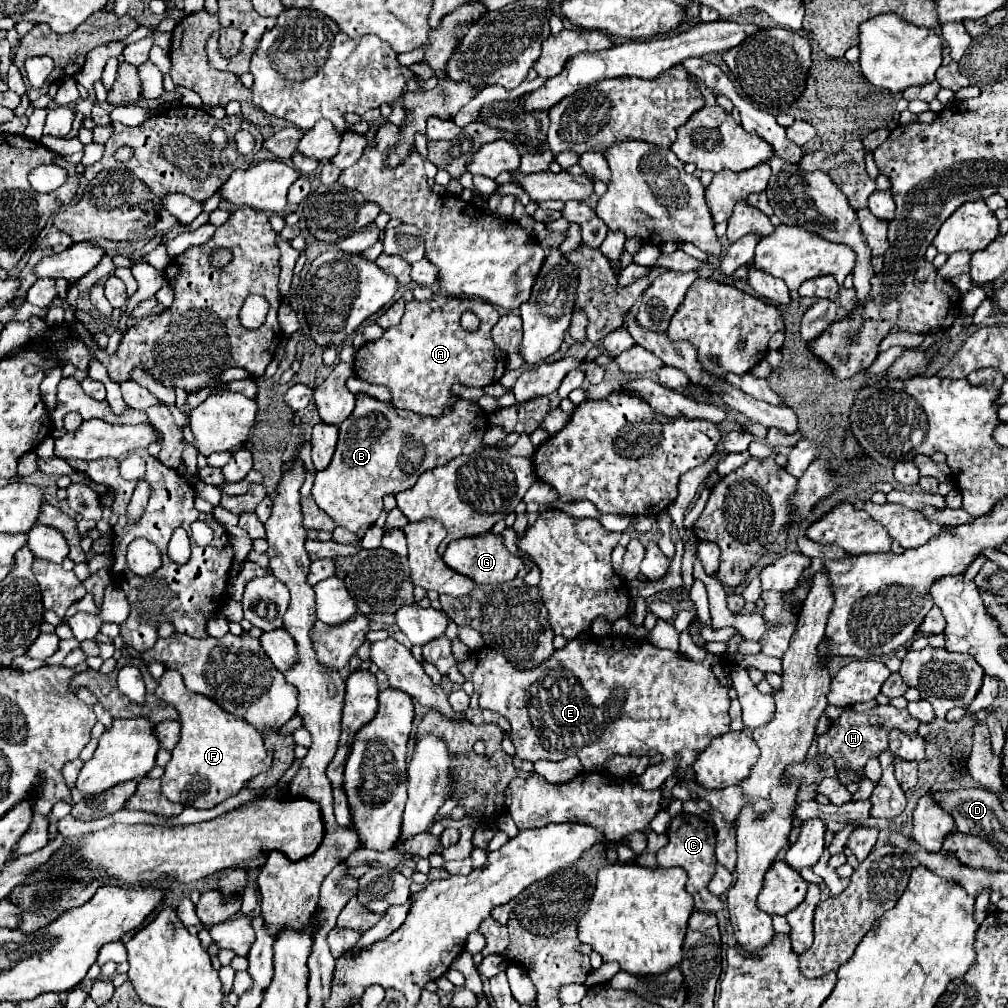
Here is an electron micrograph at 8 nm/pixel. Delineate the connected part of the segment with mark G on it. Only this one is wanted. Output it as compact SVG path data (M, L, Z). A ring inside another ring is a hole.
M485 534L485 536L475 536L475 538L459 538L455 542L449 544L443 562L455 570L457 574L463 574L467 578L471 578L475 584L501 584L507 580L513 580L523 568L525 564L521 562L519 556L513 556L505 544L501 536L495 534Z

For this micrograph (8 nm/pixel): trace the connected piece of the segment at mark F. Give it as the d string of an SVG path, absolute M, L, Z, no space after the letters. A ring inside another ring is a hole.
M165 670L155 694L175 706L181 720L181 740L161 778L161 790L171 802L181 802L191 808L213 808L229 796L235 796L251 778L271 768L273 752L265 748L255 726L227 714L211 698L187 690L177 670Z

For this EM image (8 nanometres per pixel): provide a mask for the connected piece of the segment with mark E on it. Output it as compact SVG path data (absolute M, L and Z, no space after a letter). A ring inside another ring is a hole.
M609 634L609 636L601 636L601 638L591 638L591 640L571 640L567 642L565 648L561 650L555 650L555 654L551 654L551 658L547 658L547 662L543 662L543 666L537 666L537 668L529 668L529 670L519 670L515 666L511 666L507 662L507 658L503 654L499 654L497 650L493 648L481 648L479 652L471 652L471 656L465 660L465 662L459 662L457 668L459 672L465 676L465 680L473 680L475 684L475 692L479 694L479 704L483 708L489 708L489 710L497 710L501 716L505 716L511 726L513 726L513 744L515 744L515 756L517 758L523 758L523 760L563 760L567 756L577 756L581 760L581 764L585 766L587 772L595 772L595 770L601 770L603 762L615 754L621 754L621 756L655 756L655 754L661 754L663 760L669 760L669 758L675 758L675 754L681 754L681 764L677 768L677 774L681 774L681 780L679 784L685 786L687 790L695 790L699 794L701 800L707 800L715 810L719 810L725 820L729 822L735 822L737 818L737 810L745 804L745 798L743 798L743 790L739 786L731 786L731 788L725 788L725 790L705 790L701 788L697 782L695 782L695 772L691 768L691 756L697 756L703 748L709 746L709 742L717 736L723 736L725 732L731 730L731 718L729 718L729 688L721 686L719 680L713 676L711 672L711 660L713 660L713 654L709 654L709 658L705 662L693 662L689 660L687 656L683 656L681 652L673 652L673 650L661 650L657 646L651 646L649 642L639 642L639 640L633 640L633 638L623 638L623 636L615 636L615 634Z

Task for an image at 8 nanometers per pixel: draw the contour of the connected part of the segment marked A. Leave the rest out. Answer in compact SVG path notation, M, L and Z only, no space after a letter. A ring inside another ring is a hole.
M437 292L423 302L411 300L397 326L387 328L379 340L367 342L357 350L353 370L369 384L387 386L393 394L393 406L423 416L439 416L449 400L455 400L451 394L455 382L483 388L499 382L505 374L507 354L491 340L491 328L499 318L501 314L495 306L475 298L447 298ZM463 312L473 312L481 320L475 332L461 326Z

